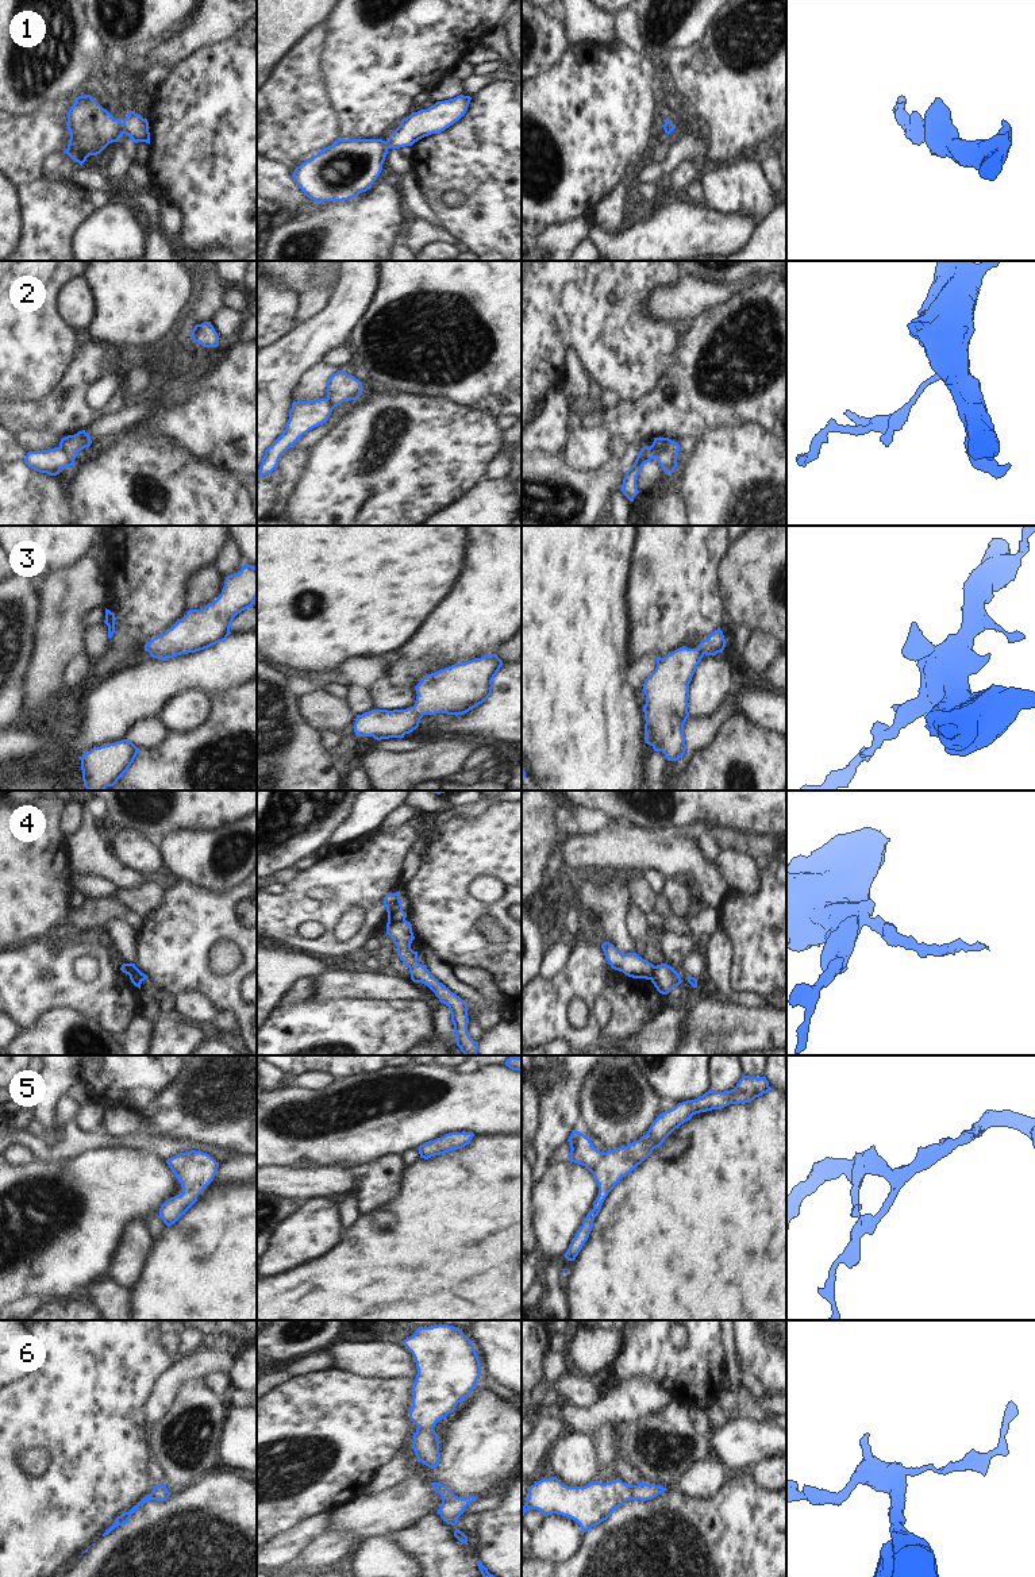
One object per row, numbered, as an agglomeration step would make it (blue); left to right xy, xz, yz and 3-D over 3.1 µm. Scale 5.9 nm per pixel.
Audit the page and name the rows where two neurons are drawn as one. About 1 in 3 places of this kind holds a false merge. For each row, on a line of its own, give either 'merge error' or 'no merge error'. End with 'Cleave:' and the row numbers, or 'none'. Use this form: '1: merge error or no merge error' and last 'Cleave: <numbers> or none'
1: no merge error
2: merge error
3: no merge error
4: merge error
5: no merge error
6: no merge error
Cleave: 2, 4

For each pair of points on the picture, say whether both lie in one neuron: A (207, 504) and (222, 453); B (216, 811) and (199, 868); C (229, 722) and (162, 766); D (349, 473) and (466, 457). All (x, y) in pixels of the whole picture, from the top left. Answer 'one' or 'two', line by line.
A: two
B: two
C: one
D: one

